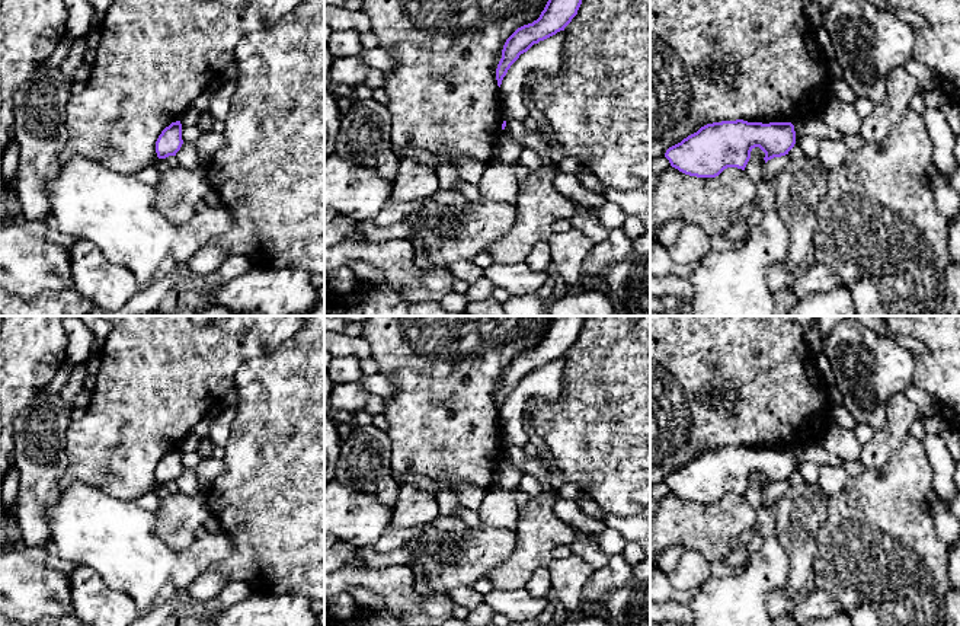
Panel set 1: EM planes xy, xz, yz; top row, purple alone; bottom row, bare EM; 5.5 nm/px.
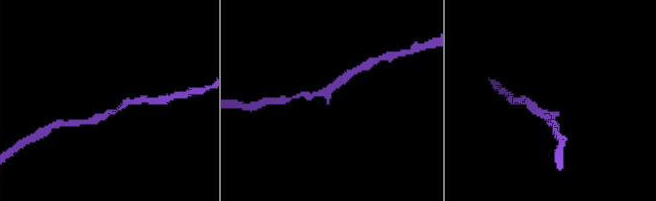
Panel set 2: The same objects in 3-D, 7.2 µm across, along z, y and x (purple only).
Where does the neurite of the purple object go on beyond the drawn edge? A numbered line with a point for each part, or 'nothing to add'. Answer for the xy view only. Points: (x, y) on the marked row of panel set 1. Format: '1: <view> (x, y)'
nothing to add

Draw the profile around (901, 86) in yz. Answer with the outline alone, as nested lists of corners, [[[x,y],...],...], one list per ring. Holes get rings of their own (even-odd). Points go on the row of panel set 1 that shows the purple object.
[[[903,66],[889,71],[886,98],[876,103],[874,111],[863,118],[860,135],[864,141],[881,143],[899,119],[909,111],[909,103],[918,92],[916,80]]]

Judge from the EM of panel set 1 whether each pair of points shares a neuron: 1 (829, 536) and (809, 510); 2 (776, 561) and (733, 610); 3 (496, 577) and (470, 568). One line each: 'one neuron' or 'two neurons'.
1: two neurons
2: one neuron
3: two neurons

